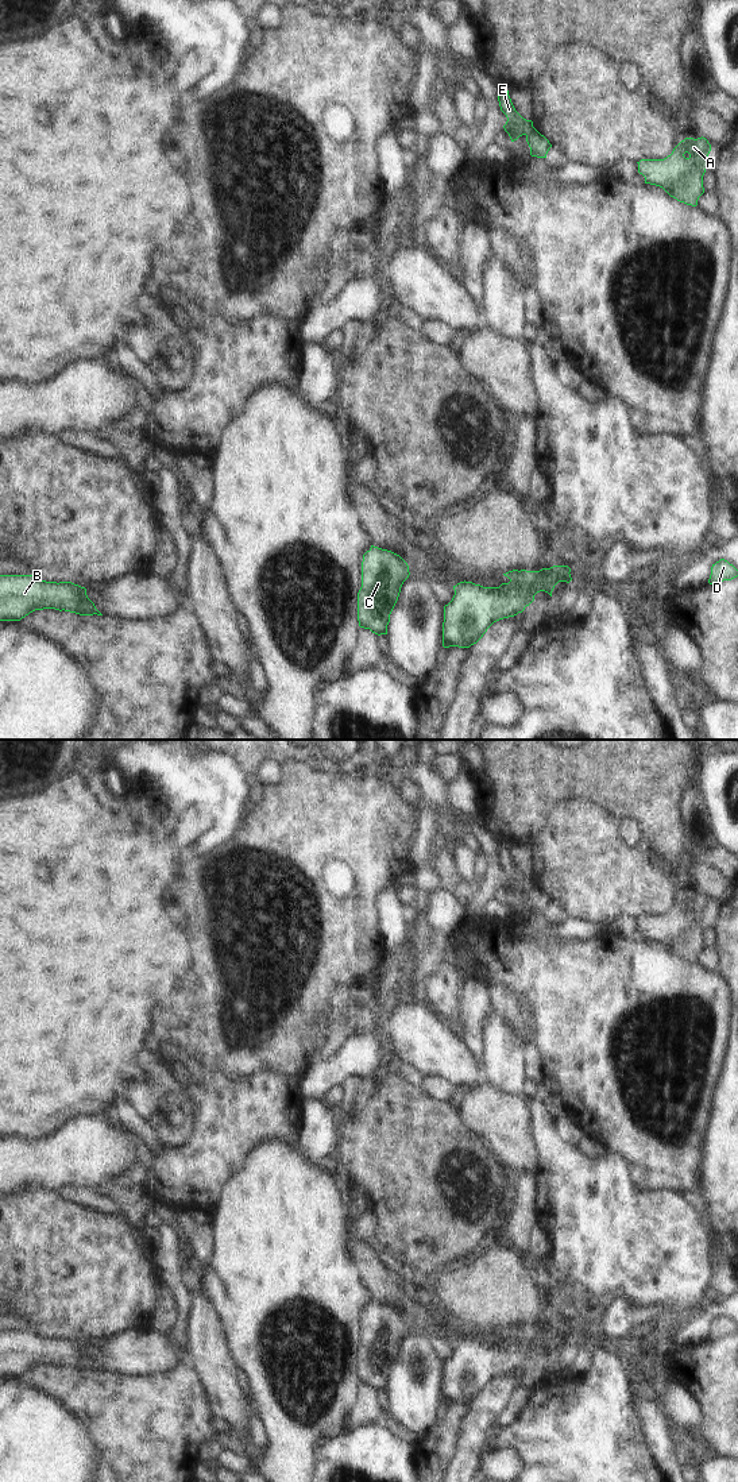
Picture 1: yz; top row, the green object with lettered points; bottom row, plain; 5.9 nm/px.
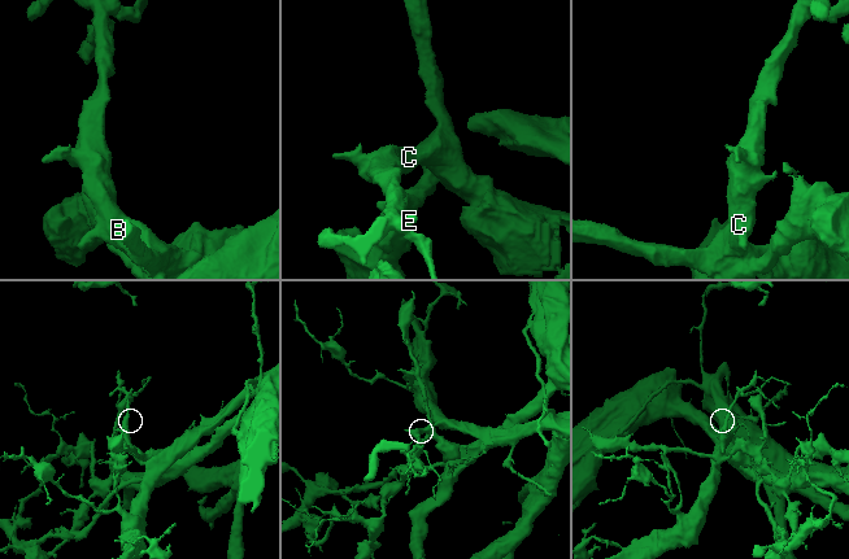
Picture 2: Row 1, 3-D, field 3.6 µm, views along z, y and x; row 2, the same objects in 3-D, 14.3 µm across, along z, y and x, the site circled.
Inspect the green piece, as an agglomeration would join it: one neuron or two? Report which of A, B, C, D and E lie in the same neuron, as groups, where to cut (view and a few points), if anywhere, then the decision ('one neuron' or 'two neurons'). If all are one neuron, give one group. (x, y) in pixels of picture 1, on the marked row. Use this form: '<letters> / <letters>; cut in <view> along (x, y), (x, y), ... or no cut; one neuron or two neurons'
A D / B C E; cut in yz along (532, 126), (525, 134); two neurons

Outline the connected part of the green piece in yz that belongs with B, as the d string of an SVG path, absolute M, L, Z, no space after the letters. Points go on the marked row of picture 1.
M0 575L0 621L20 621L43 609L103 615L88 598L86 588L72 582L46 582L35 575Z

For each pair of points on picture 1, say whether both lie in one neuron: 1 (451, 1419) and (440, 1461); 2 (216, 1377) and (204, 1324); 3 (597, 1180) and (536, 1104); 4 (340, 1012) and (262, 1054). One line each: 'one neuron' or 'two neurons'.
1: one neuron
2: one neuron
3: one neuron
4: two neurons

